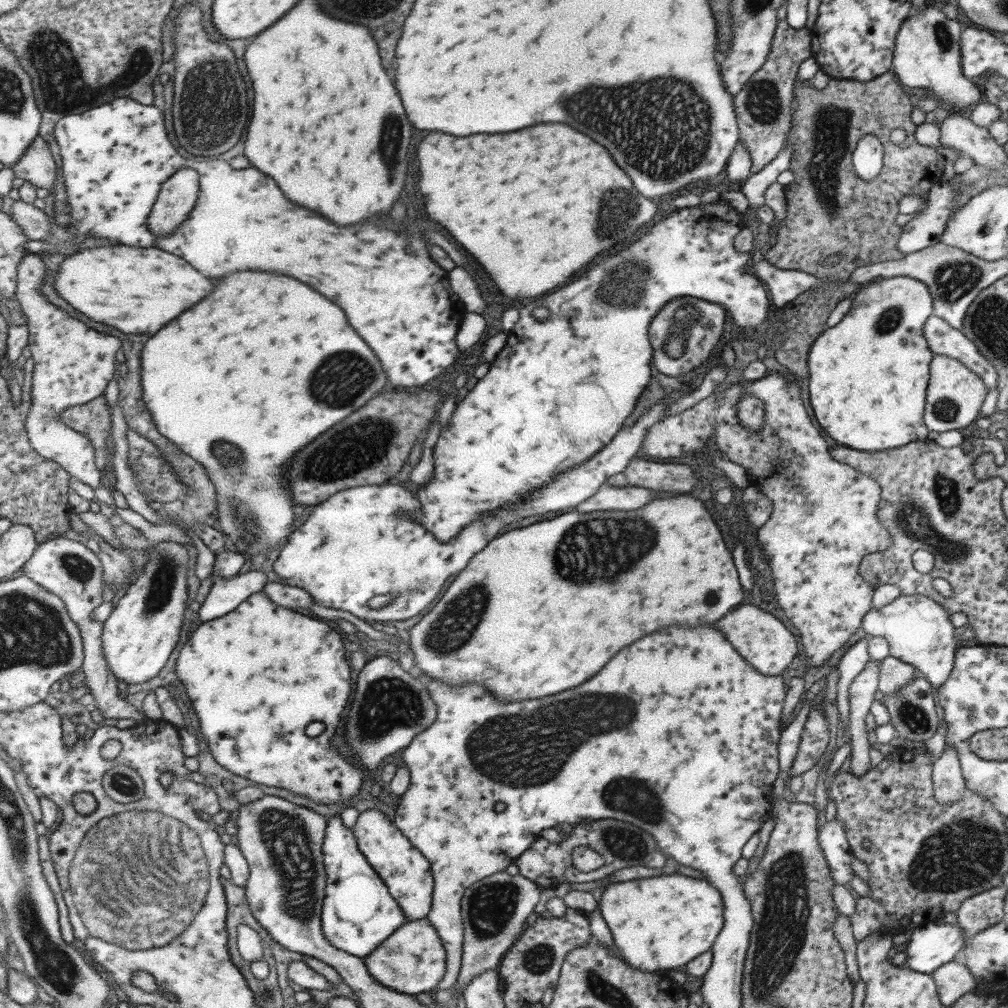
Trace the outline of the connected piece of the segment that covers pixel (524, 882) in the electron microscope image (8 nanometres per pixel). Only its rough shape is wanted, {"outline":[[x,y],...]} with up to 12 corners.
{"outline":[[505,871],[460,898],[456,992],[498,966],[537,904],[532,880]]}

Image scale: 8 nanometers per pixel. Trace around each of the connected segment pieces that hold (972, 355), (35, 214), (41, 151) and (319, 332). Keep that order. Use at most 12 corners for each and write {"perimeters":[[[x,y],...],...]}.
{"perimeters":[[[931,314],[922,335],[932,354],[958,360],[987,389],[993,365],[960,330]],[[21,199],[6,208],[29,240],[43,240],[52,220]],[[39,136],[12,168],[16,178],[54,193],[59,171]],[[237,272],[142,352],[230,548],[293,532],[287,460],[381,363],[299,280]]]}

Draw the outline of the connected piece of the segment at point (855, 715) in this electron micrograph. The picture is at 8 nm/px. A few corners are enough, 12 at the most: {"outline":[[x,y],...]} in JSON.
{"outline":[[867,660],[848,689],[848,773],[869,766],[865,718],[878,691],[879,661]]}

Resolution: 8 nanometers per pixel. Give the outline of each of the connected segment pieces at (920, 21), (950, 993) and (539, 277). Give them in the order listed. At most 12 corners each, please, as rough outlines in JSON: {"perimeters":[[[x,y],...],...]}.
{"perimeters":[[[940,7],[904,18],[890,66],[910,92],[970,109],[961,28]],[[959,959],[930,975],[944,1007],[962,1002],[978,989]],[[567,124],[431,132],[427,216],[511,300],[657,206]]]}

